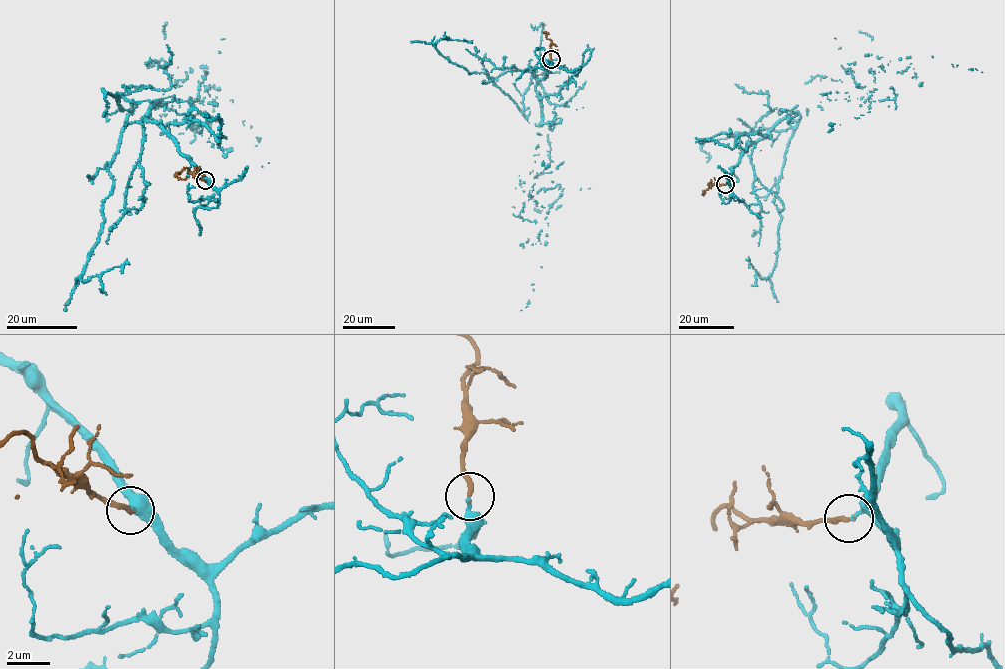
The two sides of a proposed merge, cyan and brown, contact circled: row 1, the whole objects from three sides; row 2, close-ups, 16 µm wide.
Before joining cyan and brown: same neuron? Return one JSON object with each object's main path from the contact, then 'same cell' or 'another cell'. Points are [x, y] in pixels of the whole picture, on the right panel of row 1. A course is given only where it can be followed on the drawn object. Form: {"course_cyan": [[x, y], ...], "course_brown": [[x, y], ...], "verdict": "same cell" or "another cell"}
{"course_cyan": [[726, 184], [745, 148], [796, 113], [771, 109], [753, 130], [793, 129], [771, 275], [746, 260]], "course_brown": [[725, 184], [708, 182], [703, 193]], "verdict": "same cell"}

